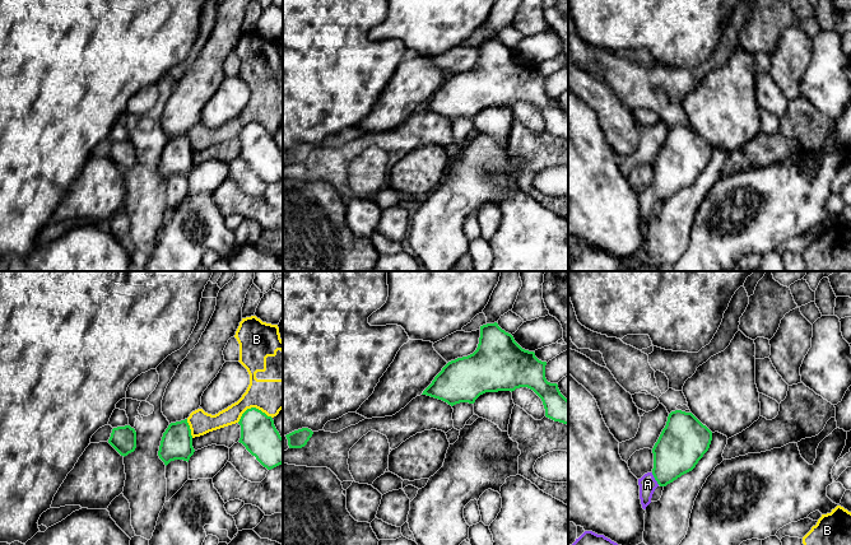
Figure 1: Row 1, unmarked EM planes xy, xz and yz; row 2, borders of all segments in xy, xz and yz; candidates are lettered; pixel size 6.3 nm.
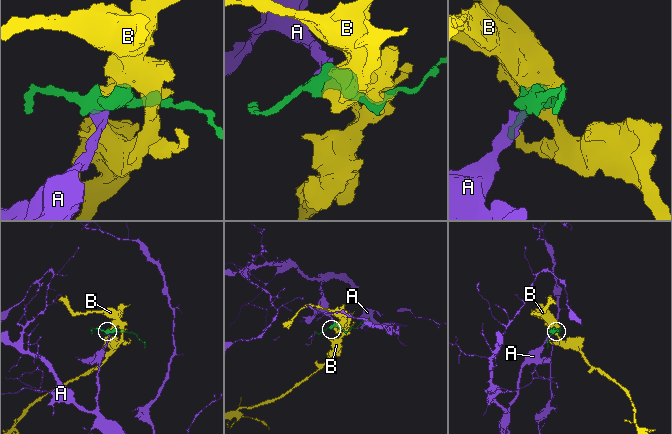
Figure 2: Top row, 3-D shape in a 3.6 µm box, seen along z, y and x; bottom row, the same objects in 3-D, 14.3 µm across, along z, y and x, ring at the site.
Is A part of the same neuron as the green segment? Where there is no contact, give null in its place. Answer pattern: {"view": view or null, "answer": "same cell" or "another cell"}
{"view": "yz", "answer": "same cell"}

